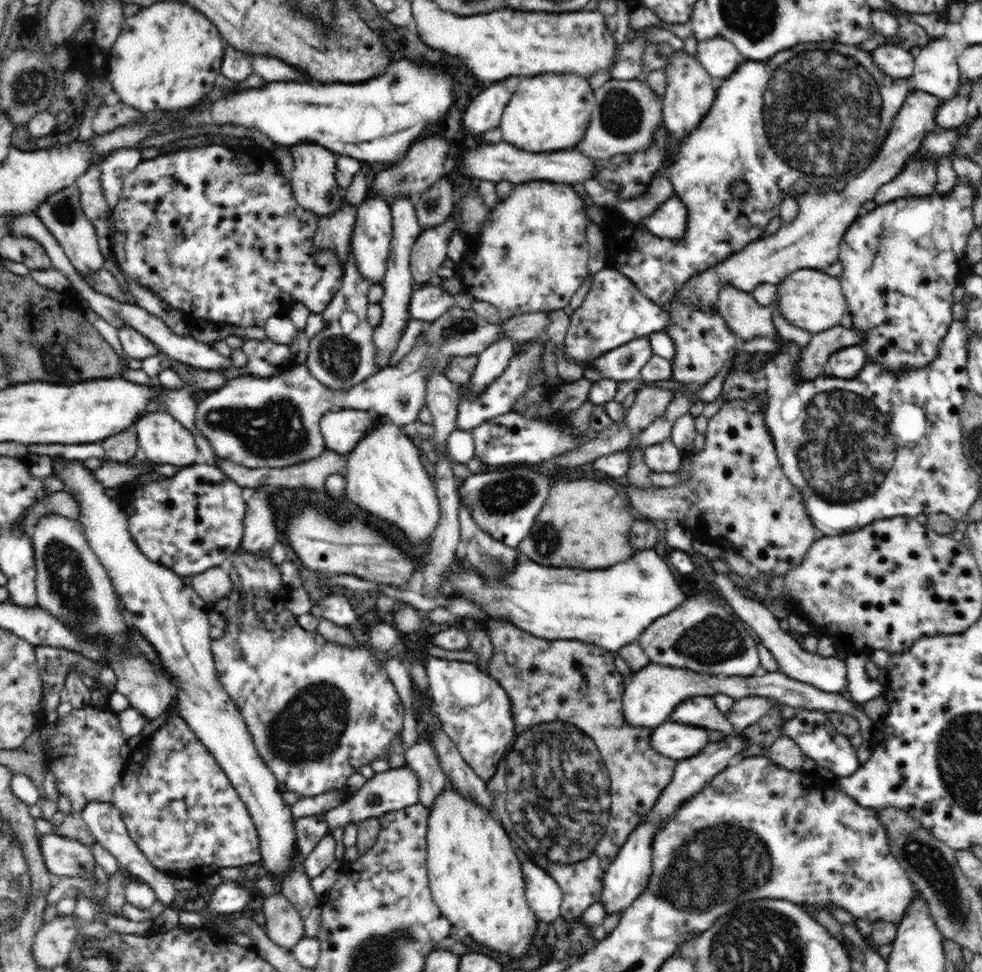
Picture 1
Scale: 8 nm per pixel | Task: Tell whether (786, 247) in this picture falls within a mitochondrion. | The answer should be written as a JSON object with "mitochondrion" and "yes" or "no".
{"mitochondrion":"no"}

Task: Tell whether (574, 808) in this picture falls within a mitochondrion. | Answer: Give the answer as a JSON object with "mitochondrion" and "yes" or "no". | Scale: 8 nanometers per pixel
{"mitochondrion":"yes"}

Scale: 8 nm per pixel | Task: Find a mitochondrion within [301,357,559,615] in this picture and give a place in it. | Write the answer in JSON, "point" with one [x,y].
{"point":[510,493]}

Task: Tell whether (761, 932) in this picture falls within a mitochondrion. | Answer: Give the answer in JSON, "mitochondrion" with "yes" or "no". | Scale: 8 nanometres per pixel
{"mitochondrion":"yes"}

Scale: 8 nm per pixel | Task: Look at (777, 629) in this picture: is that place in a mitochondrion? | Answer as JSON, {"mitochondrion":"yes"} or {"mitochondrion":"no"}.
{"mitochondrion":"no"}

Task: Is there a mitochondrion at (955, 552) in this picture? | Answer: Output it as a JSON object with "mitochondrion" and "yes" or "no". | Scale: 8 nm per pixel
{"mitochondrion":"no"}

